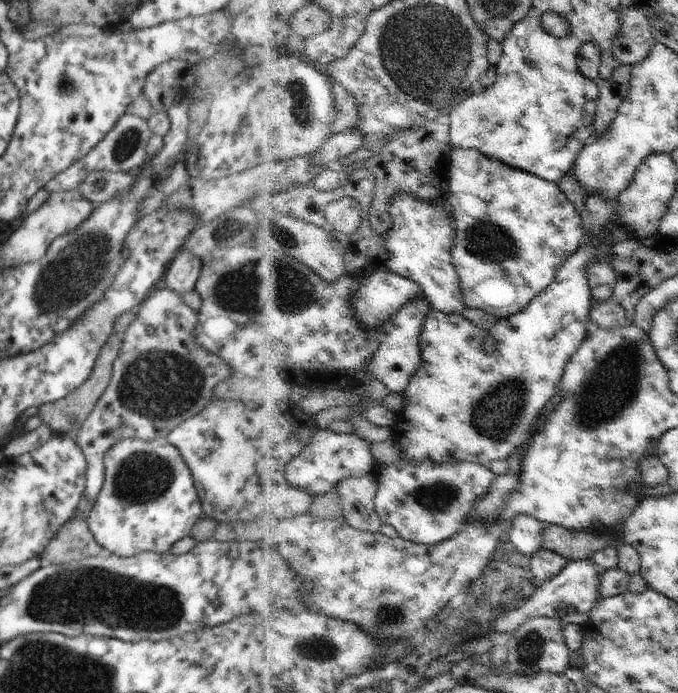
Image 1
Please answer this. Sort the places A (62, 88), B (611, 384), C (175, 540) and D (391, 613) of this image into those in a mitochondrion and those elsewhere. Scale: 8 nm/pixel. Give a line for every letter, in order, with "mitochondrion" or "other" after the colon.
A: mitochondrion
B: mitochondrion
C: other
D: mitochondrion

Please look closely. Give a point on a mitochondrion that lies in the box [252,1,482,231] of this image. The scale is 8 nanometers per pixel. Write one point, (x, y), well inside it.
(427, 52)

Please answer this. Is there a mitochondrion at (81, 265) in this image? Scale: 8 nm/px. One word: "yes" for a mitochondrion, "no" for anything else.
yes

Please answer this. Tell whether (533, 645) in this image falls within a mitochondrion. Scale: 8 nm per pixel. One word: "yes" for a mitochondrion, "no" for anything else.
yes

